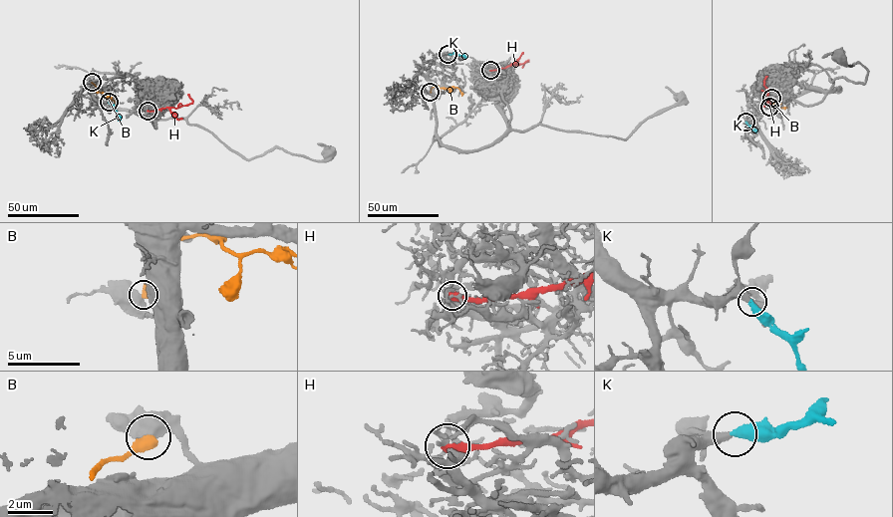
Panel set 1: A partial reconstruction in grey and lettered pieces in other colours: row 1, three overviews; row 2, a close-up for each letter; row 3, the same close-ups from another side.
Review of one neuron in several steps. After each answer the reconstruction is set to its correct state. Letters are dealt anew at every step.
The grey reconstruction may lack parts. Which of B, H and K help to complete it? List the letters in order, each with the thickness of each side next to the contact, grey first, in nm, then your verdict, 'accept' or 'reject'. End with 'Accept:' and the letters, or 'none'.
B: 600 nm thick on the grey side, 500 nm on the other; reject
H: 150 nm thick on the grey side, 440 nm on the other; reject
K: 440 nm thick on the grey side, 440 nm on the other; accept
Accept: K

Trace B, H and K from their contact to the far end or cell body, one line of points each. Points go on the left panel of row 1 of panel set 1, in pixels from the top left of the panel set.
B: (91, 82), (98, 92), (114, 100), (115, 106)
H: (148, 111), (190, 104), (192, 100), (188, 94)
K: (109, 102), (121, 121)

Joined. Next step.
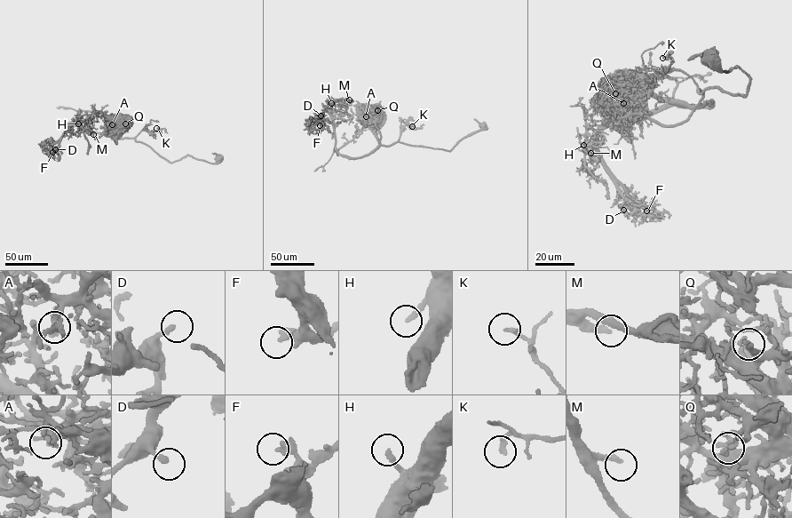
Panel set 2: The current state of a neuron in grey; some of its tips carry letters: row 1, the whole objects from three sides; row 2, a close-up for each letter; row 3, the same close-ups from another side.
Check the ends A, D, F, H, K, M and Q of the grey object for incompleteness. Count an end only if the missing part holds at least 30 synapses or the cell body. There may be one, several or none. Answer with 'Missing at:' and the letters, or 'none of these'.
Missing at: H

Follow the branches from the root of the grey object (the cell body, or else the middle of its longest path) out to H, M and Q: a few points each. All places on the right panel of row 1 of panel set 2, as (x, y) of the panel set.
H: (707, 58), (720, 72), (746, 72), (743, 97), (699, 89), (709, 109), (662, 105), (583, 145)
M: (707, 58), (746, 72), (743, 97), (699, 89), (709, 109), (616, 120), (590, 153)
Q: (707, 58), (720, 72), (739, 67), (746, 72), (743, 97), (699, 89), (693, 106), (615, 93)

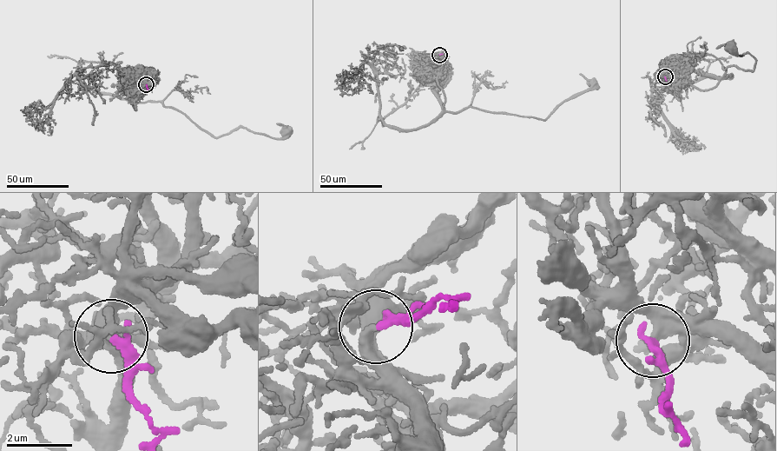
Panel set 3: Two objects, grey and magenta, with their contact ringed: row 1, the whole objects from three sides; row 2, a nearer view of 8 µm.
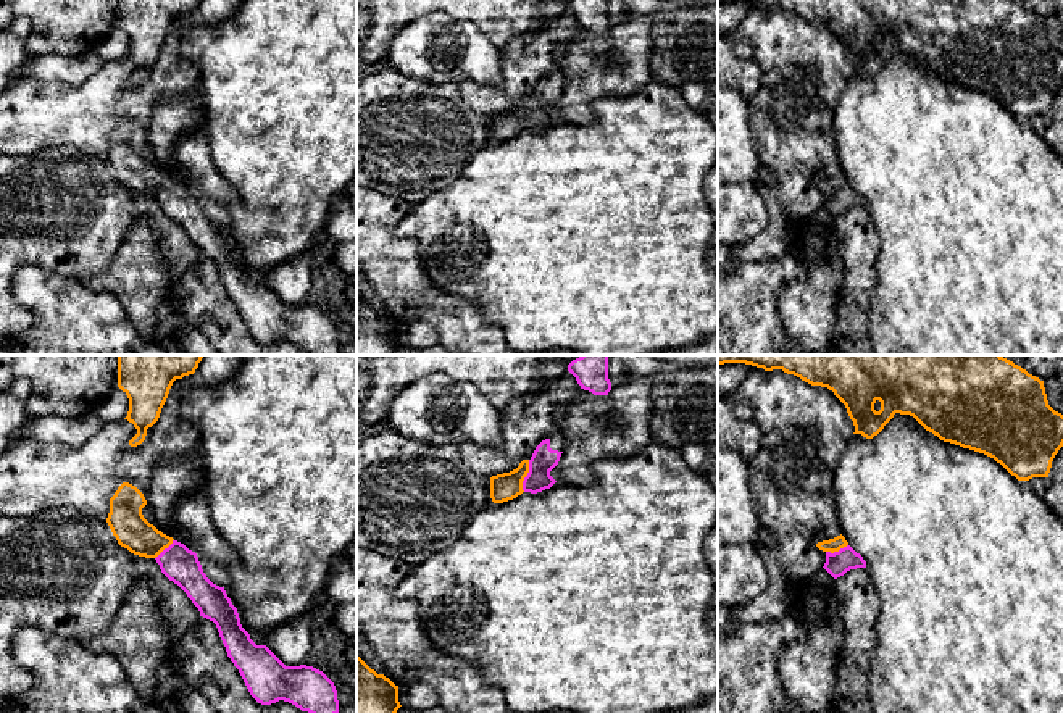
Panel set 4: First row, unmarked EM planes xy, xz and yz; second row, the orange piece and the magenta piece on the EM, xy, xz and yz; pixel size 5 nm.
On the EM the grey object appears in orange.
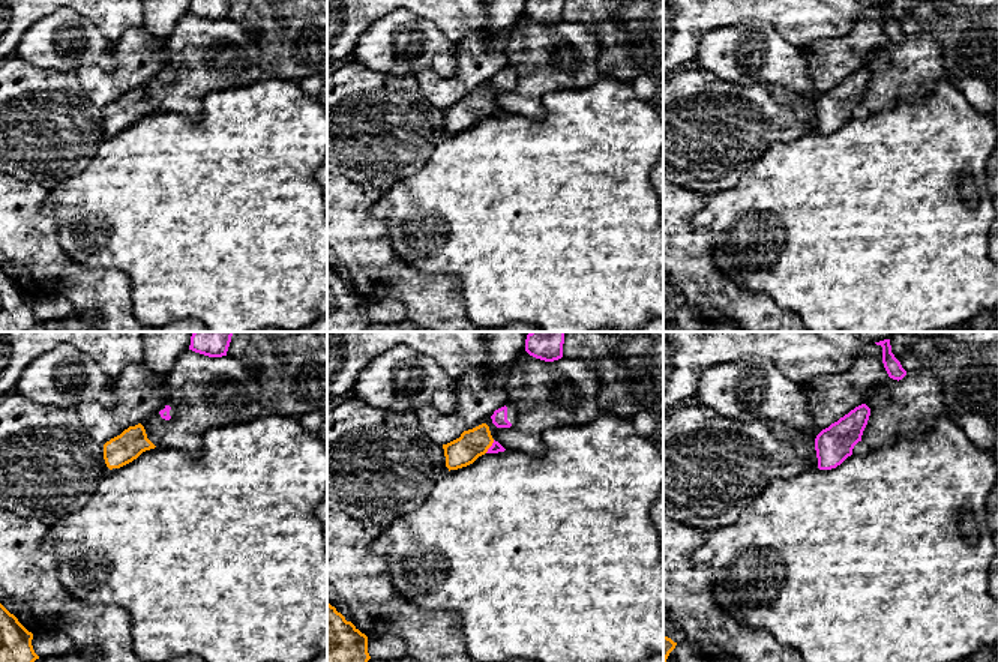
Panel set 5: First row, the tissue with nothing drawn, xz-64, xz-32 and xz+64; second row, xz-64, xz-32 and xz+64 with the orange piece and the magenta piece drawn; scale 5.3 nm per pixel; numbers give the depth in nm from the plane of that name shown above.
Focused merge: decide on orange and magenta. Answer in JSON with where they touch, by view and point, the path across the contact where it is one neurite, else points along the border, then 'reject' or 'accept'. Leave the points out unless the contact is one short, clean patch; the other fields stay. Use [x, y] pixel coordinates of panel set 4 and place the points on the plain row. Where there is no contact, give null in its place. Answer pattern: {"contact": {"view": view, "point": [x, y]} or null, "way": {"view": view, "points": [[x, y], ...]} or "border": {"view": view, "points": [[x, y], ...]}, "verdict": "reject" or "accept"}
{"contact": {"view": "xz", "point": [526, 113]}, "way": {"view": "xz", "points": [[507, 125], [526, 113], [544, 97]]}, "verdict": "accept"}

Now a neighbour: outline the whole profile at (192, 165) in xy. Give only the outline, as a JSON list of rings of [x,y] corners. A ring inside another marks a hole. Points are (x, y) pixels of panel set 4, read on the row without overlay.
[[[205,129],[182,136],[176,142],[171,163],[163,171],[197,194],[208,195],[226,210],[236,200],[236,192],[211,160]]]

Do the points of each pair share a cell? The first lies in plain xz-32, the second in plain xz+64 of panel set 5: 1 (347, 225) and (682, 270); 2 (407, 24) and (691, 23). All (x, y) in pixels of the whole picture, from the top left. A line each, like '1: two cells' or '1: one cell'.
1: one cell
2: two cells

